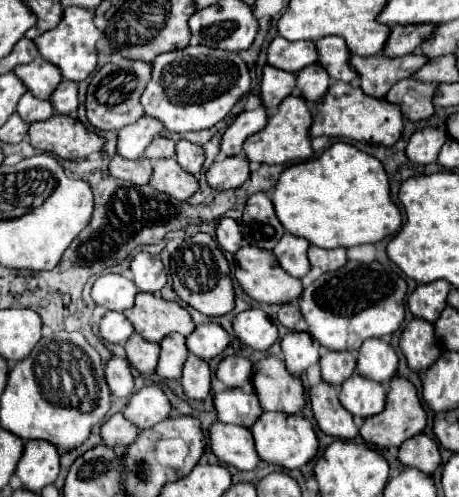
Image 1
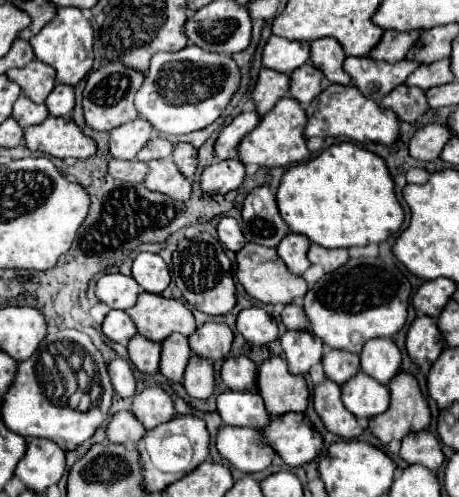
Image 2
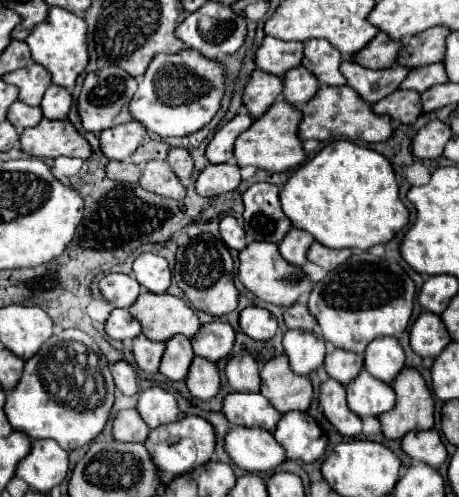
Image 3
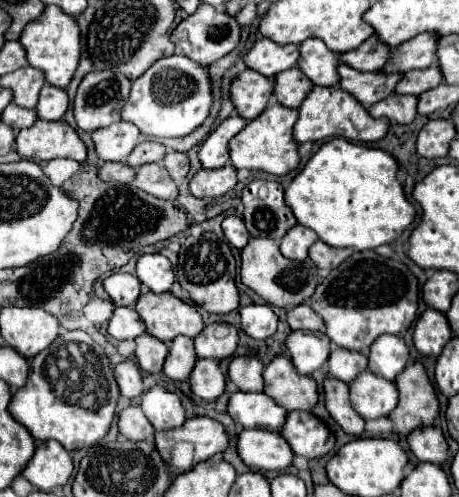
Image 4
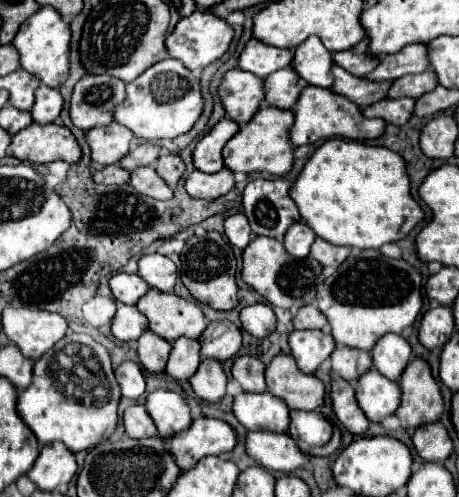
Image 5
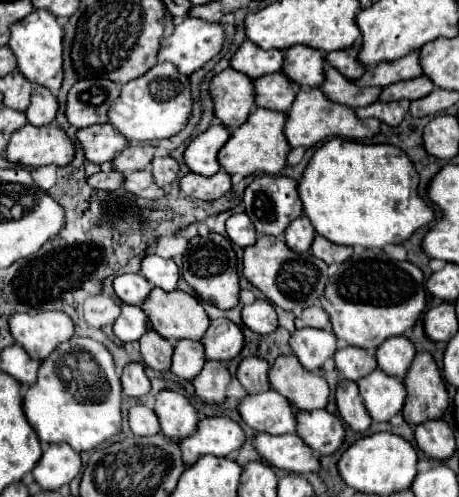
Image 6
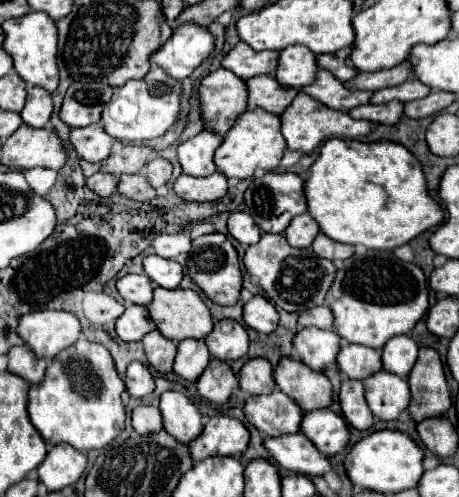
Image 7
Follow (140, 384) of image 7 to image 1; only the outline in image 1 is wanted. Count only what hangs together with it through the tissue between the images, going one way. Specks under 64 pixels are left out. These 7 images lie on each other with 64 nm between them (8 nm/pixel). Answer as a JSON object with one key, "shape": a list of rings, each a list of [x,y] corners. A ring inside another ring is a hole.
{"shape":[[[110,358],[106,364],[106,380],[114,396],[132,396],[134,378],[130,376],[130,364],[124,358]]]}

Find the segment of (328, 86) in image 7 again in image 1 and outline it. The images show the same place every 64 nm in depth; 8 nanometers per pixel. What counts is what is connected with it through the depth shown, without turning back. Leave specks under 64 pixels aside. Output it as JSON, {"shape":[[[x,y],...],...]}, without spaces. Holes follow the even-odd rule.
{"shape":[[[374,54],[374,56],[352,56],[350,66],[360,76],[360,88],[364,94],[374,98],[384,98],[386,92],[400,80],[410,78],[418,68],[422,68],[428,60],[420,54],[400,56],[398,60]]]}

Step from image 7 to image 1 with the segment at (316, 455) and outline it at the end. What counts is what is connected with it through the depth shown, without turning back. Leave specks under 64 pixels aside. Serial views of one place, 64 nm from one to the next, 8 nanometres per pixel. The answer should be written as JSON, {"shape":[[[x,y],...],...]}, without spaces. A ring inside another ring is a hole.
{"shape":[[[216,422],[210,428],[210,442],[214,454],[238,470],[256,470],[260,466],[260,456],[254,448],[254,438],[248,428],[236,424]]]}

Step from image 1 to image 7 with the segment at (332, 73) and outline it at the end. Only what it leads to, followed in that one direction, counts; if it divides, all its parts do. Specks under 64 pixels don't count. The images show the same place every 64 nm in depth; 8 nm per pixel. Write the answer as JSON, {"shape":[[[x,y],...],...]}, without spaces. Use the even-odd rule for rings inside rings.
{"shape":[[[288,46],[278,52],[274,78],[286,88],[304,88],[304,84],[312,80],[312,72],[316,70],[316,56],[312,56],[308,48]]]}

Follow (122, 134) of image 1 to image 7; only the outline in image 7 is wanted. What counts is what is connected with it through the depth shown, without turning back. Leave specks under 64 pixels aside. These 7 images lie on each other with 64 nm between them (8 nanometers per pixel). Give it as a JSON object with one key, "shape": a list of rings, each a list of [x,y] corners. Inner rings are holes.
{"shape":[[[100,124],[70,130],[70,144],[74,146],[76,154],[86,162],[104,162],[110,156],[114,142],[116,140],[112,140],[100,128]]]}

